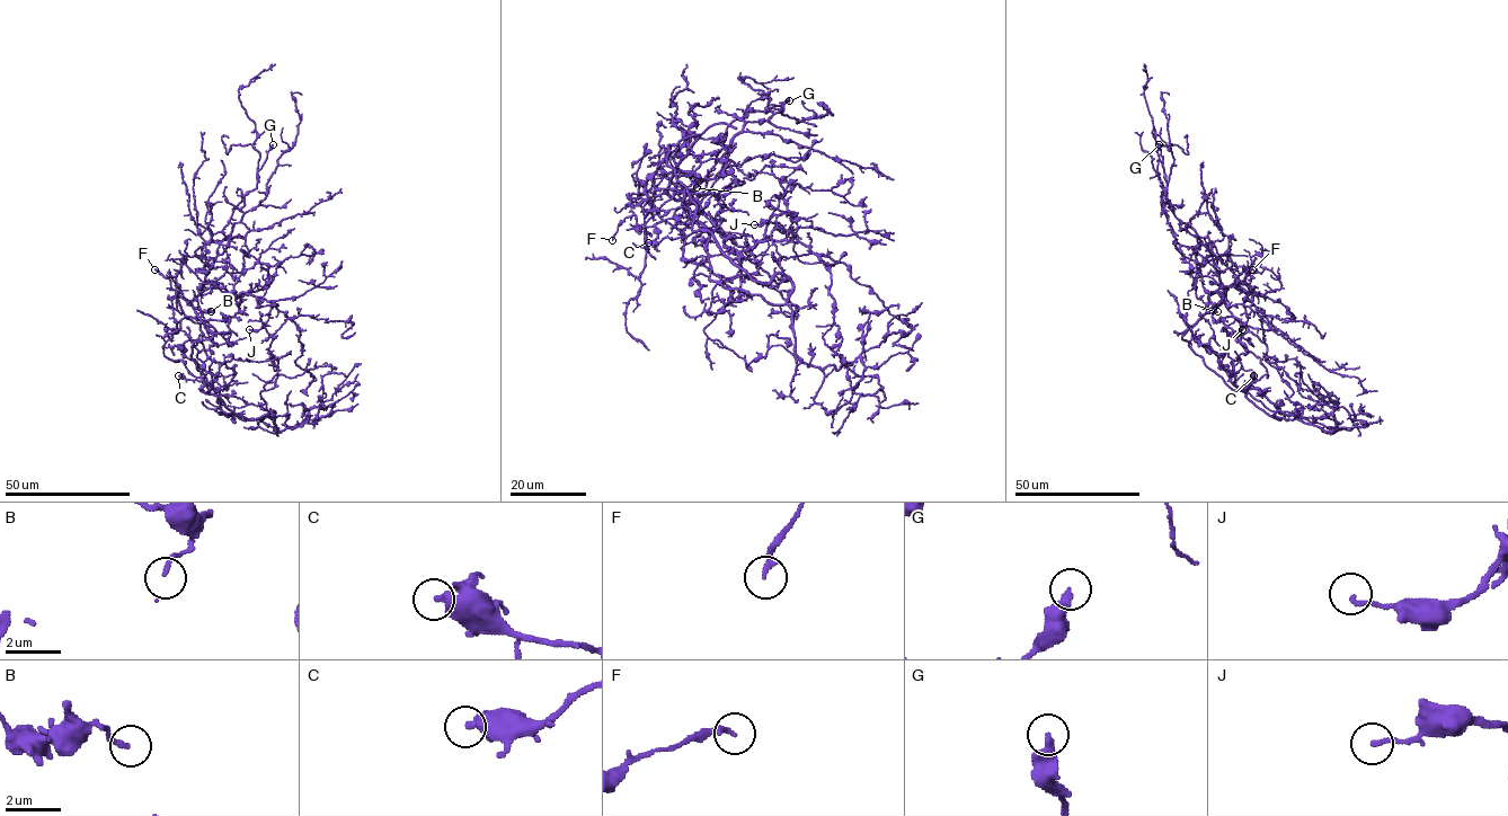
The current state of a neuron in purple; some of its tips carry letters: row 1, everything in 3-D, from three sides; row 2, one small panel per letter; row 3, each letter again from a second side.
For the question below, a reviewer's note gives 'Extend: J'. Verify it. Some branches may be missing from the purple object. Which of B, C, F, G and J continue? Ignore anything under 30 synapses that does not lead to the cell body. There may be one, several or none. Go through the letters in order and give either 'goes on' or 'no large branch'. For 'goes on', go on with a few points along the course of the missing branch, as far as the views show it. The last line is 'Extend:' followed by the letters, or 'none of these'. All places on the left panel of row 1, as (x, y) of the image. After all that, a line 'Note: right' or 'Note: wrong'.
B: no large branch
C: no large branch
F: no large branch
G: no large branch
J: no large branch
Extend: none of these
Note: wrong

